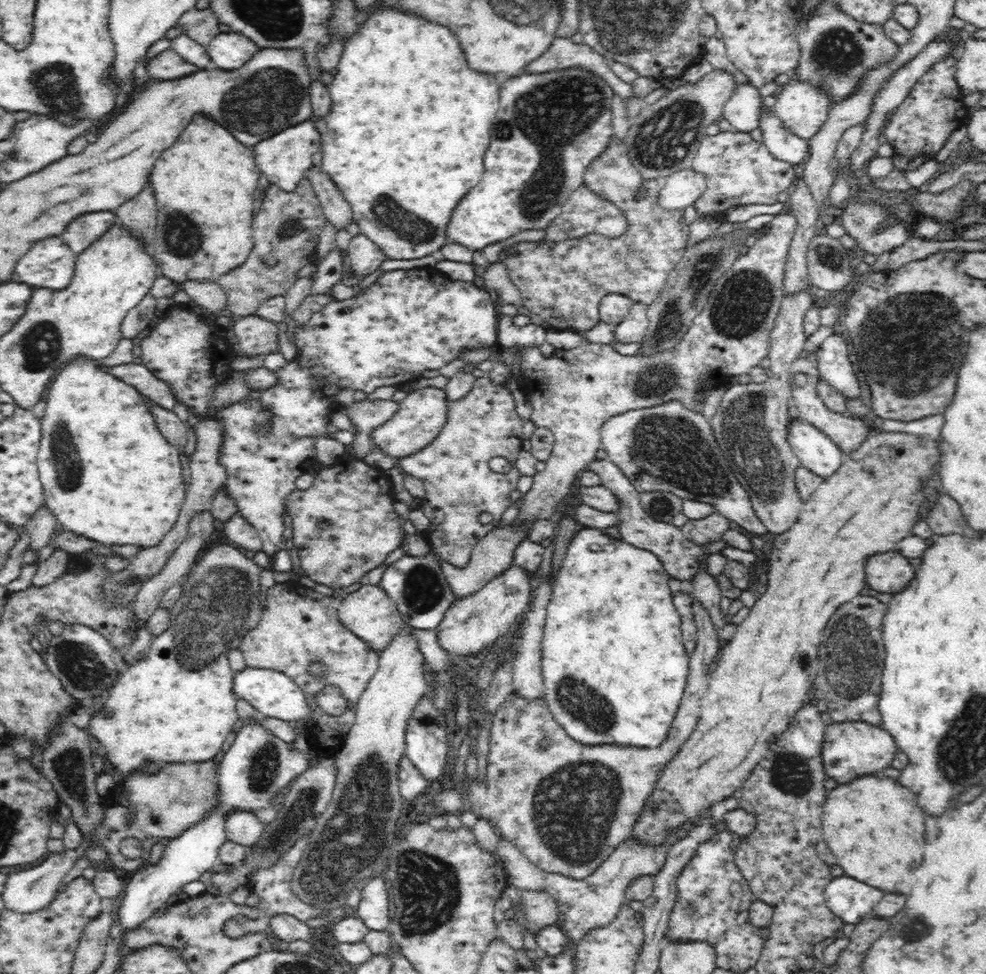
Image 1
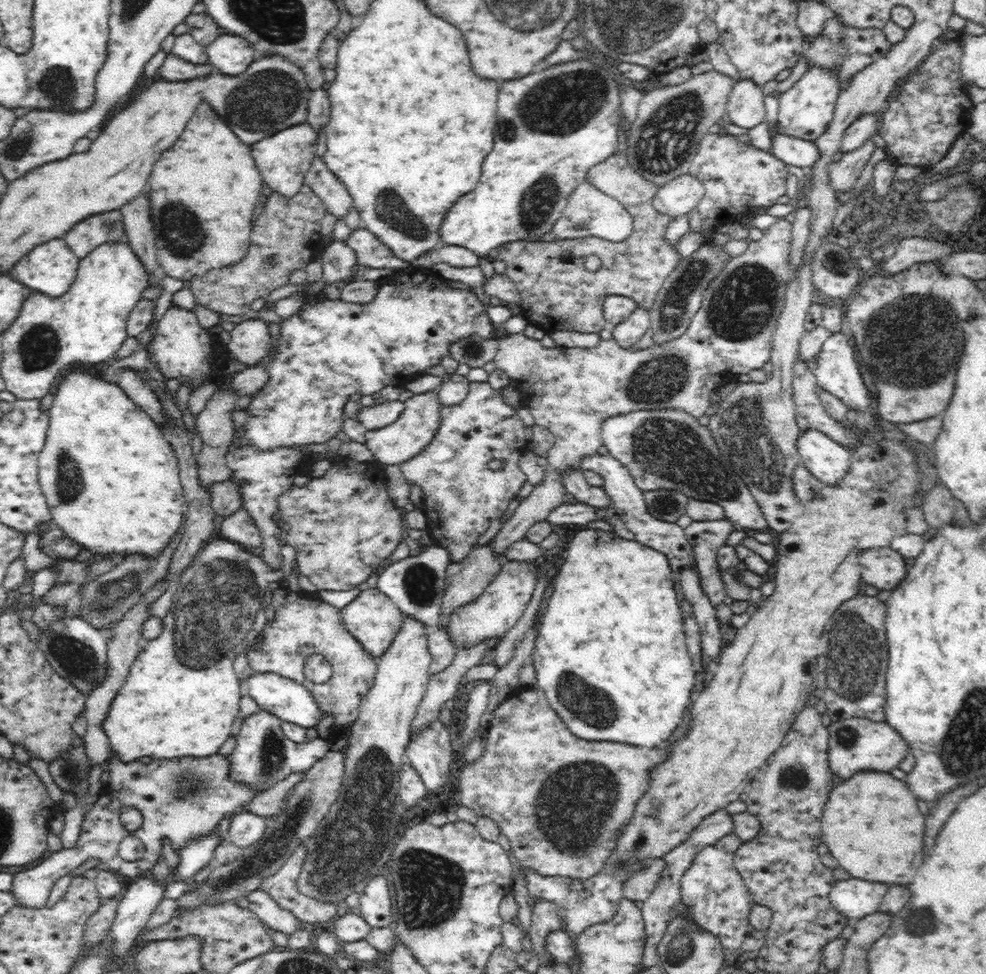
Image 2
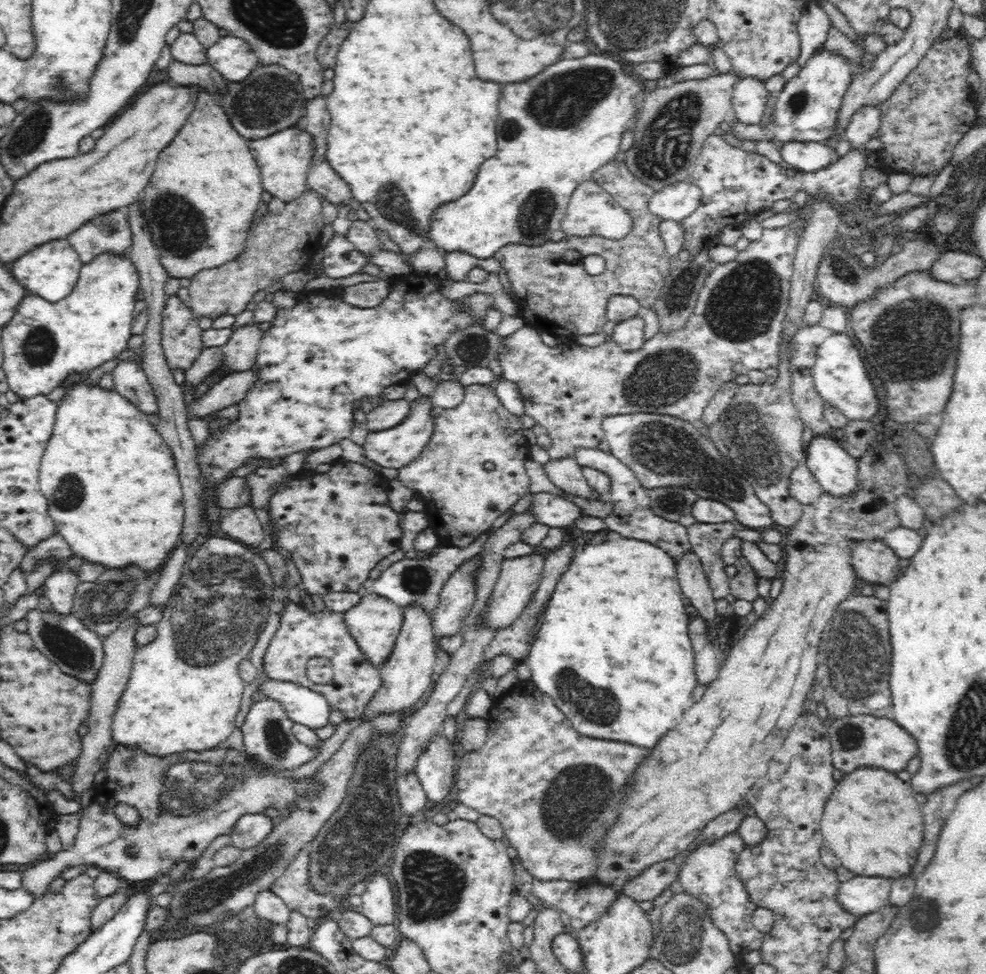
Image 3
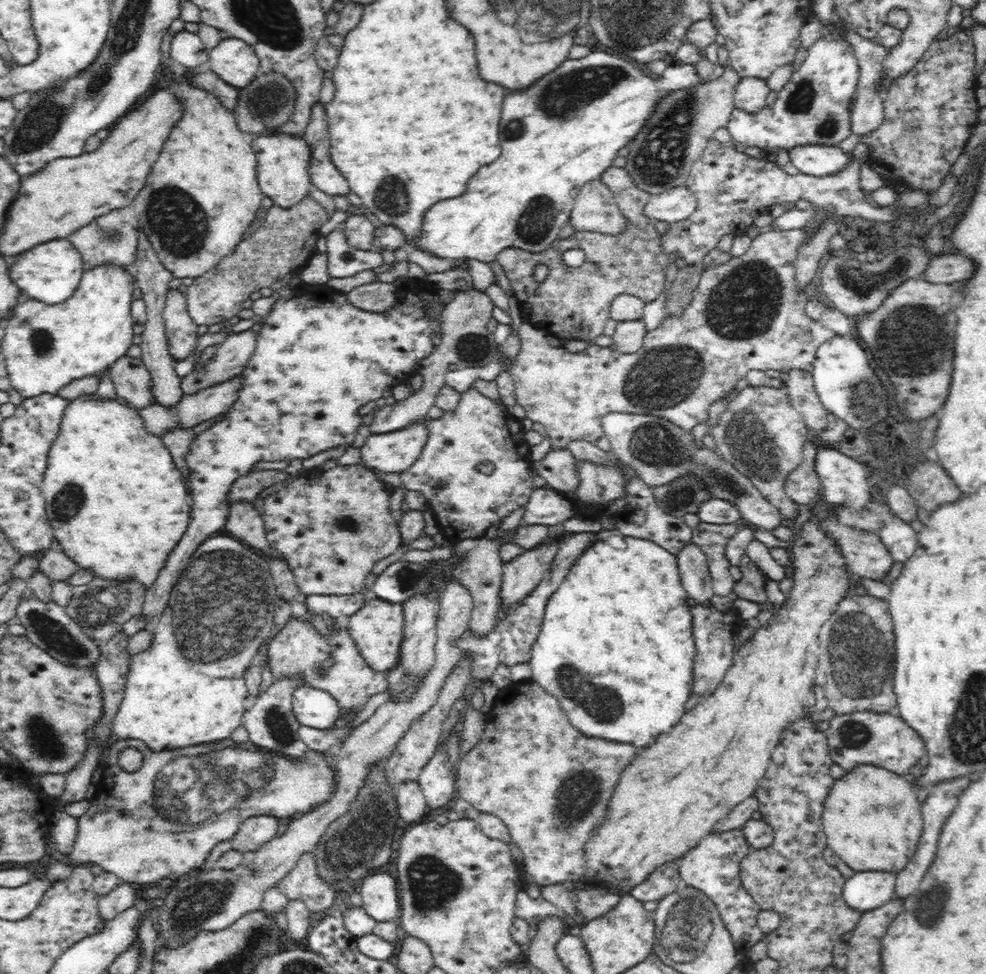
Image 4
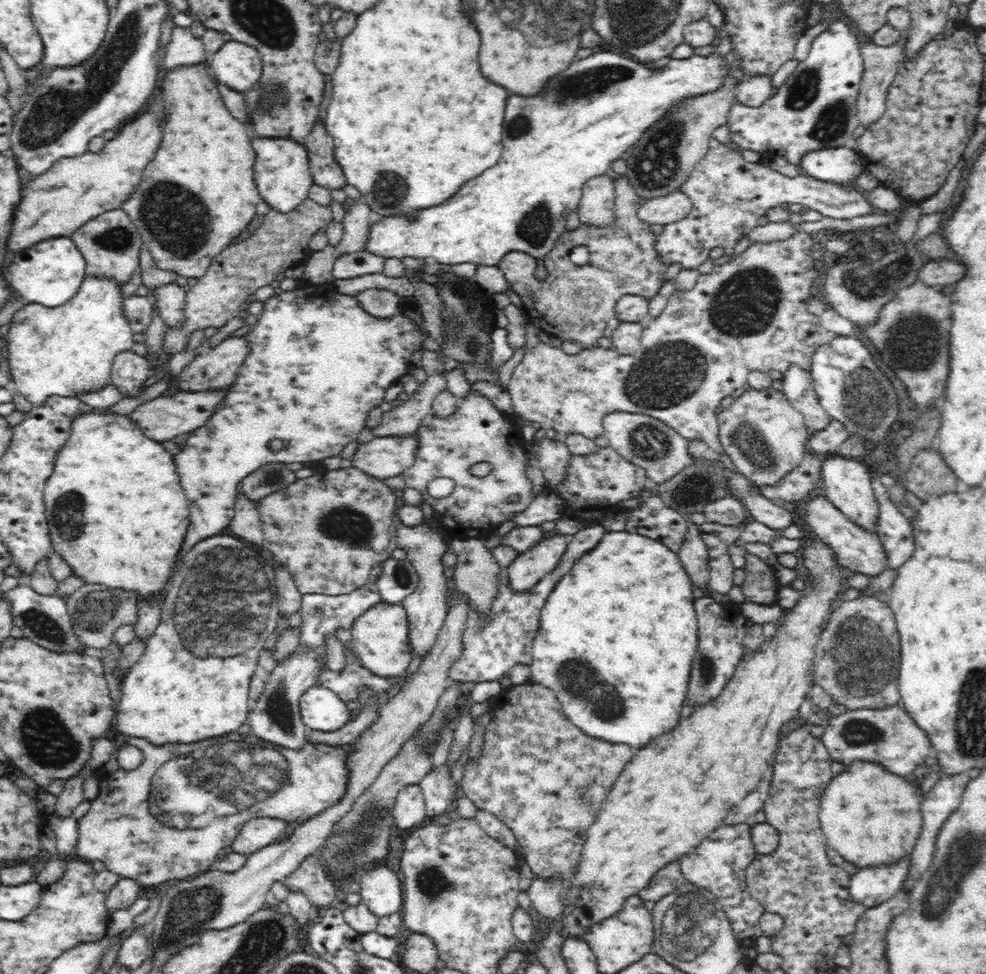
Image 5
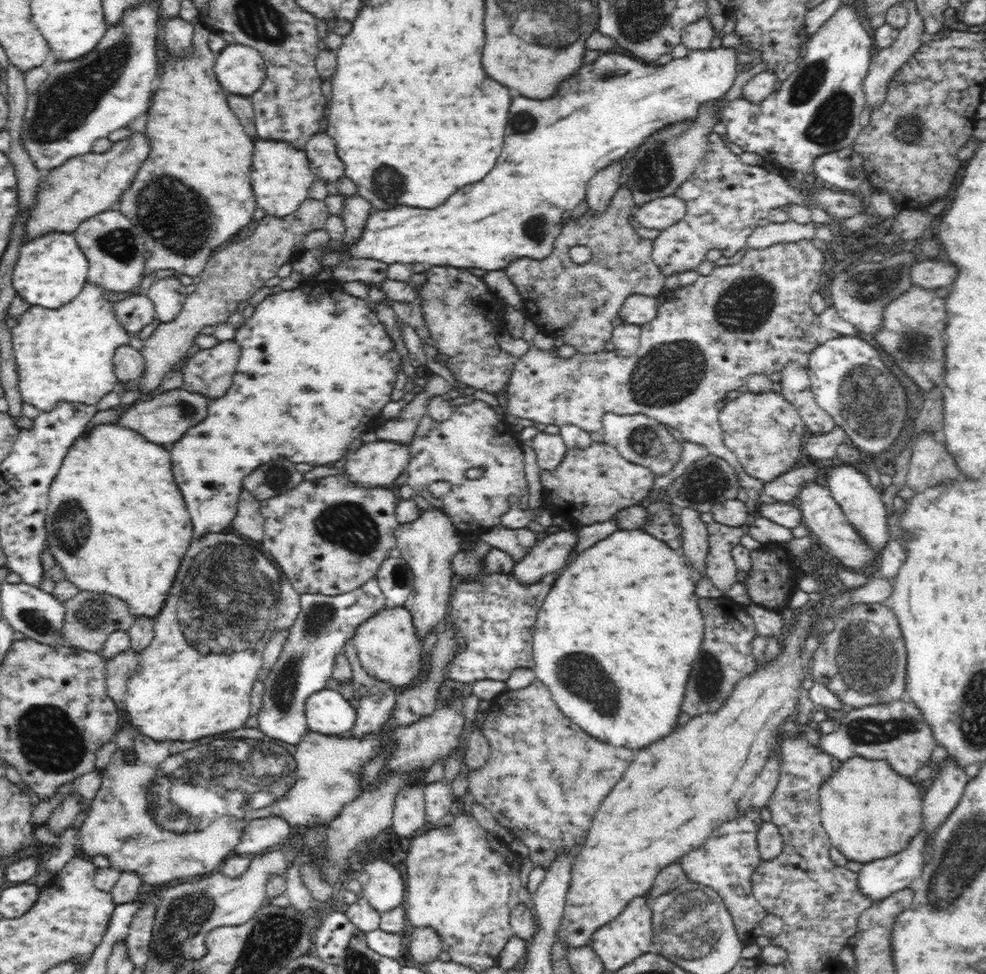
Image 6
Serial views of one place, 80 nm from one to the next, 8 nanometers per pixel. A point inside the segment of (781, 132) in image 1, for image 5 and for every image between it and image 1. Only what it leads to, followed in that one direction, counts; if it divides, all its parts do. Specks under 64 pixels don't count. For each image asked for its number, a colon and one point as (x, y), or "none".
2: (797, 152)
3: (804, 156)
4: (816, 160)
5: (840, 165)

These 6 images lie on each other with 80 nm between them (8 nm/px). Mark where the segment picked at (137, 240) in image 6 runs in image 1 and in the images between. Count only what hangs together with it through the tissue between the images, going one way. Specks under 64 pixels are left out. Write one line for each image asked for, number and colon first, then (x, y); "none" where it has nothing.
1: (81, 232)
2: (83, 238)
3: (108, 233)
4: (110, 238)
5: (110, 243)

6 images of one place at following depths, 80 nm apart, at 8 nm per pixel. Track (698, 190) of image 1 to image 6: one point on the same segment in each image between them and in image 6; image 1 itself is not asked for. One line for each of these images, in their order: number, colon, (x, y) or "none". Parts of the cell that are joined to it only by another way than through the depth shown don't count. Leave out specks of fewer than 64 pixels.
2: (678, 197)
3: (677, 201)
4: (677, 203)
5: (675, 206)
6: (661, 212)

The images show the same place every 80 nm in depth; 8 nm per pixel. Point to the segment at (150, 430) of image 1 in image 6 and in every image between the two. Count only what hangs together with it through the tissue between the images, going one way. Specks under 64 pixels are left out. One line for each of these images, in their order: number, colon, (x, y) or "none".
2: (94, 429)
3: (114, 494)
4: (103, 456)
5: (110, 480)
6: (116, 522)

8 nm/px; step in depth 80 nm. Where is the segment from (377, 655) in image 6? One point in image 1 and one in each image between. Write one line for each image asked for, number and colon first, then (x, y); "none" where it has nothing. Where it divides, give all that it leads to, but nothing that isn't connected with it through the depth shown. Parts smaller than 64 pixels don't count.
1: (370, 613)
2: (372, 617)
3: (375, 622)
4: (377, 628)
5: (380, 638)

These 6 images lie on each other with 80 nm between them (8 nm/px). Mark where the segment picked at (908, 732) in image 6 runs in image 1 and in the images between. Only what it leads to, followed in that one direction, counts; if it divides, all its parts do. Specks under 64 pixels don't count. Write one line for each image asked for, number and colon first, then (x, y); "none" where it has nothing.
1: (851, 749)
2: (860, 744)
3: (860, 741)
4: (882, 739)
5: (889, 736)

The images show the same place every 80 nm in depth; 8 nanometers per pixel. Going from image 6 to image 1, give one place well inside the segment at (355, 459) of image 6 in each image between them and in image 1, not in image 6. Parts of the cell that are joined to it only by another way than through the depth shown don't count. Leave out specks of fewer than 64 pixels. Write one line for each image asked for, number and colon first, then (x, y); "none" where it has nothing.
1: (420, 417)
2: (413, 430)
3: (395, 447)
4: (394, 451)
5: (382, 457)

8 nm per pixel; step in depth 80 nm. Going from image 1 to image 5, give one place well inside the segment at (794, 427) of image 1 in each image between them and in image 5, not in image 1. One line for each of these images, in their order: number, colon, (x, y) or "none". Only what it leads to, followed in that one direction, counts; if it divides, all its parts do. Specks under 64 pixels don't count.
2: (829, 461)
3: (837, 471)
4: (844, 481)
5: (846, 482)

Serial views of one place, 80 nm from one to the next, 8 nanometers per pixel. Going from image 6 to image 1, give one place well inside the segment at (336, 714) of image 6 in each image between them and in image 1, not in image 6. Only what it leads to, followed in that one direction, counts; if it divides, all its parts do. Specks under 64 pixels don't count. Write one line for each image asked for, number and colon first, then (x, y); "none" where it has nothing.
1: (273, 694)
2: (288, 700)
3: (303, 706)
4: (313, 707)
5: (321, 709)

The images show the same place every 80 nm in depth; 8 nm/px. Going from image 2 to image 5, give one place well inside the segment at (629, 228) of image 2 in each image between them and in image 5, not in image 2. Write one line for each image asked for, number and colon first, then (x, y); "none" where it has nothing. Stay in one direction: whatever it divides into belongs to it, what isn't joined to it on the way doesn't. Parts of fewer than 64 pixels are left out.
3: (593, 212)
4: (595, 211)
5: (597, 203)

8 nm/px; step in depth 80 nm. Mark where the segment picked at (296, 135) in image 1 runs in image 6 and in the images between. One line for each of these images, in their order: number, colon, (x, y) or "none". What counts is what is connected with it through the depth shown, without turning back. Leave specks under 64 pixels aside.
2: (283, 159)
3: (284, 157)
4: (283, 174)
5: (281, 169)
6: (281, 176)

